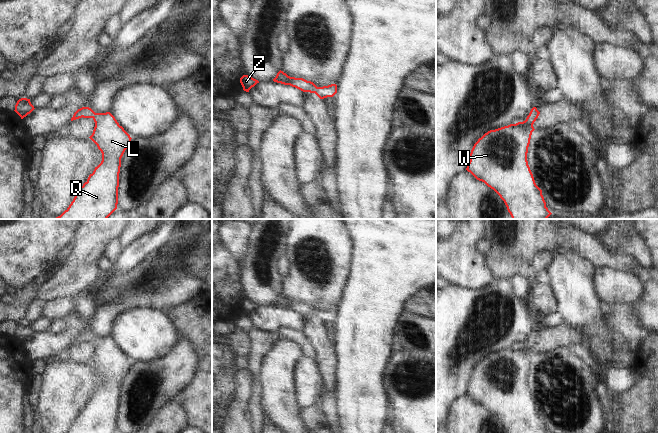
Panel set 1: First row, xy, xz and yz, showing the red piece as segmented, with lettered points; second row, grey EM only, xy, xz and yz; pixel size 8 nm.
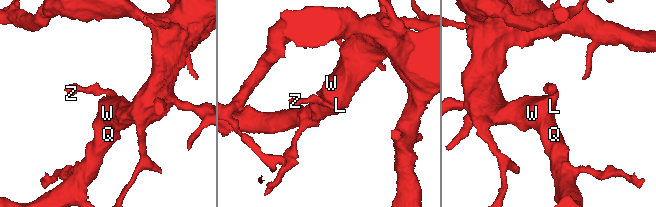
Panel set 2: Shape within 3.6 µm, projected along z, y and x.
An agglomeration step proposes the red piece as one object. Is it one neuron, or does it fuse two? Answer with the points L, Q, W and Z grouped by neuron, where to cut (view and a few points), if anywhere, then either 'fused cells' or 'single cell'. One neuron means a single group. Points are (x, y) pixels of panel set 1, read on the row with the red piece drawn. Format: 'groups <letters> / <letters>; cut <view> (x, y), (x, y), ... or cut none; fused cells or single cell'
groups L Q W Z; cut none; single cell

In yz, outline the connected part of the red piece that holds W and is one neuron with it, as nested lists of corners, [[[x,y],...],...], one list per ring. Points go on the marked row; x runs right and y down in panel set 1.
[[[533,107],[525,121],[485,133],[474,144],[466,168],[500,196],[512,219],[547,219],[552,214],[546,207],[542,190],[536,185],[527,161],[531,135],[535,130],[533,124],[539,114]]]

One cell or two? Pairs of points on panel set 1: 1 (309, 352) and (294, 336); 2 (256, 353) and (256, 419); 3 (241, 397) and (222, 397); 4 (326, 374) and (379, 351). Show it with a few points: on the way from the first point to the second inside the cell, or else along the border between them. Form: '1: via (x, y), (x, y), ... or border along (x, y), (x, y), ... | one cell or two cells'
1: via (306, 348), (298, 340) | one cell
2: via (255, 369), (255, 403) | one cell
3: border along (235, 374), (235, 390), (226, 405), (223, 418) | two cells
4: border along (334, 347), (336, 368), (335, 389), (333, 391) | two cells

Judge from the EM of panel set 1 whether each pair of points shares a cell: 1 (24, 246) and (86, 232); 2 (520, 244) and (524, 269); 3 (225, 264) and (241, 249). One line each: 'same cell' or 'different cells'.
1: different cells
2: same cell
3: different cells

